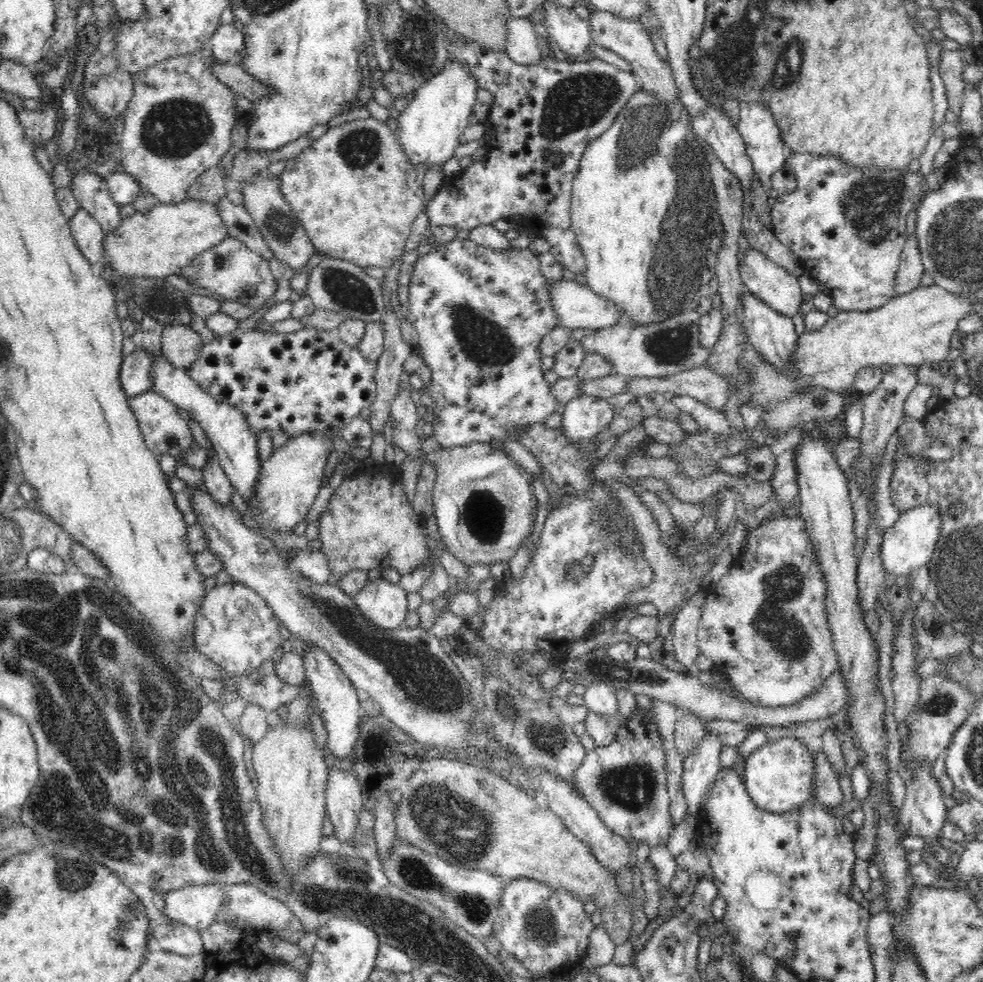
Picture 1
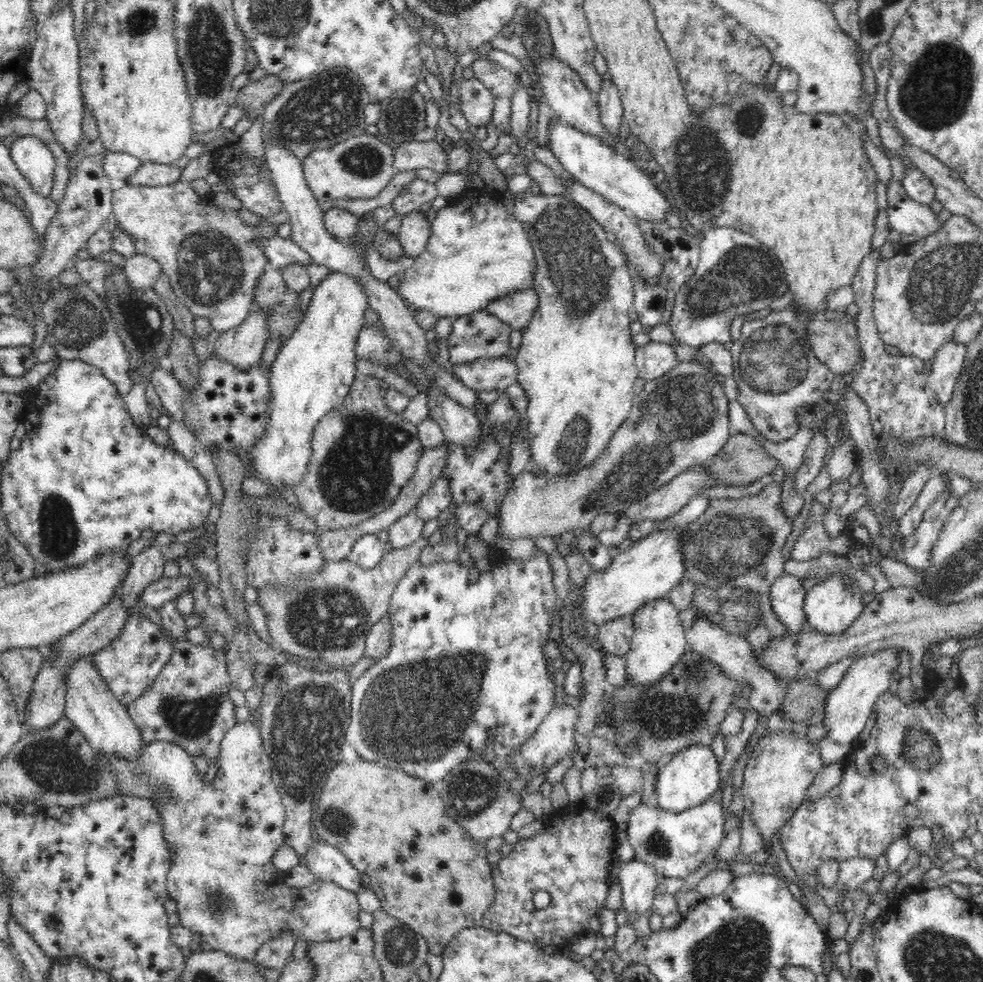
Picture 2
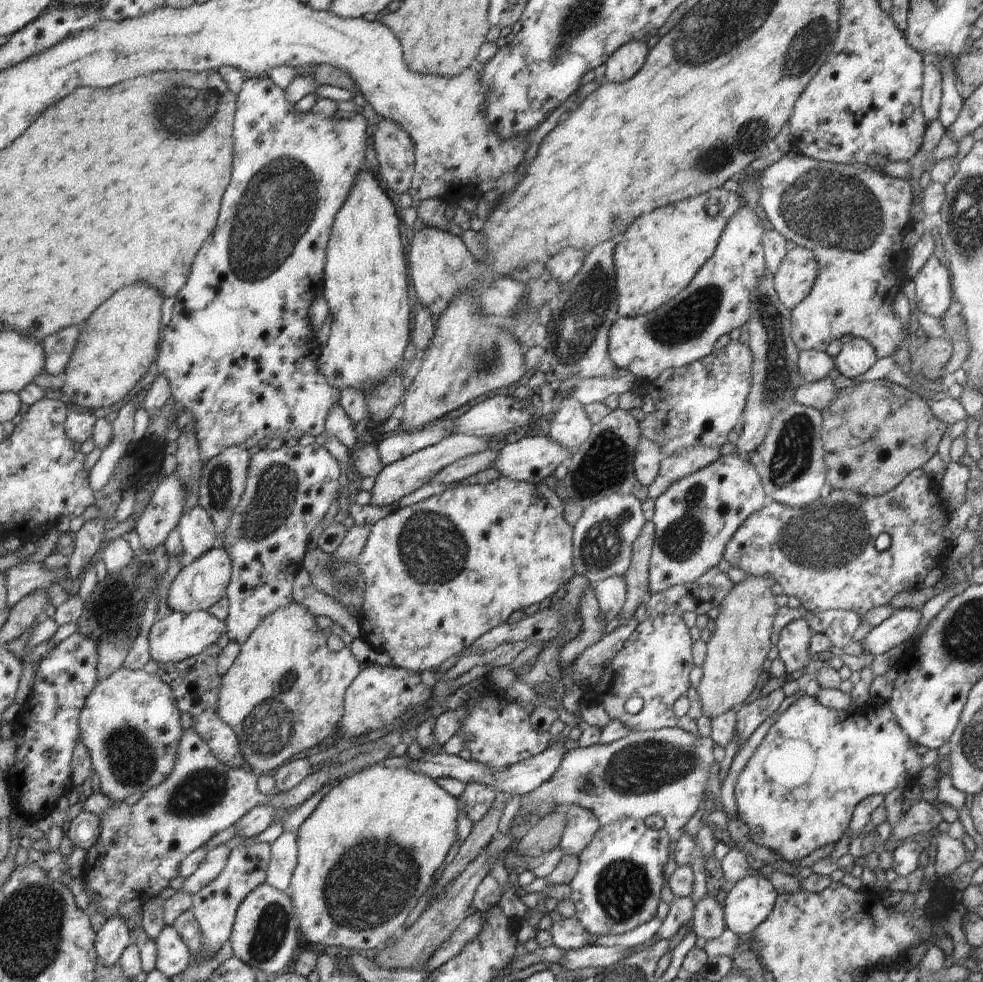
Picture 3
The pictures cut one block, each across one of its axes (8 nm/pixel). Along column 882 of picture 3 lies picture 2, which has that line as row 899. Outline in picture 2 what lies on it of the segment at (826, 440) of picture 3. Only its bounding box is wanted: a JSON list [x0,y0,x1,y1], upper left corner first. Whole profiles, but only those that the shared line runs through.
[312,759,495,955]

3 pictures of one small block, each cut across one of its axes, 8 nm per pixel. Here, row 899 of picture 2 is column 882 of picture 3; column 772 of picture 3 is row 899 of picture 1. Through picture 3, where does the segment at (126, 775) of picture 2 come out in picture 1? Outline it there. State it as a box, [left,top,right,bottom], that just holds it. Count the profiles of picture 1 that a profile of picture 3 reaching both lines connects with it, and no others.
[163,883,226,930]

